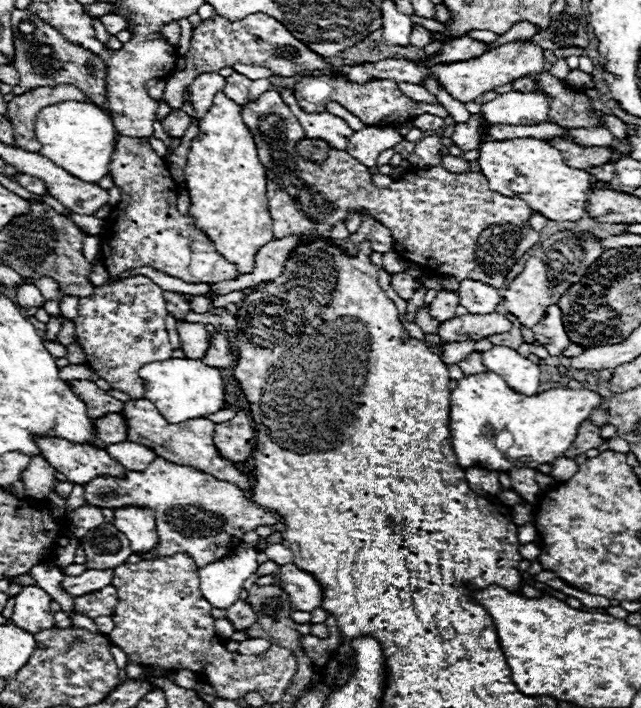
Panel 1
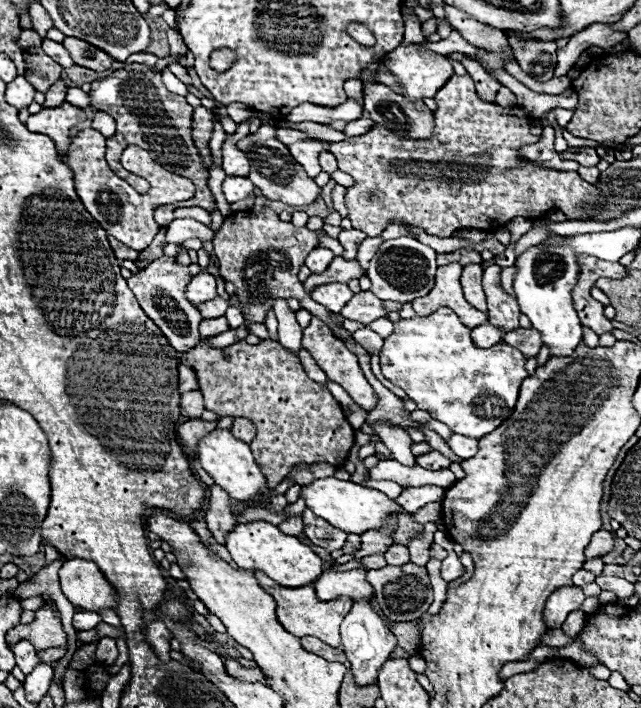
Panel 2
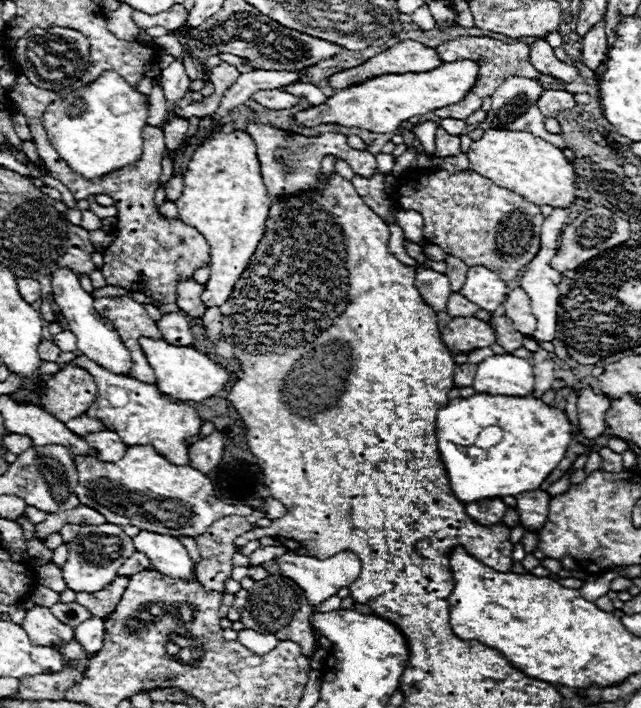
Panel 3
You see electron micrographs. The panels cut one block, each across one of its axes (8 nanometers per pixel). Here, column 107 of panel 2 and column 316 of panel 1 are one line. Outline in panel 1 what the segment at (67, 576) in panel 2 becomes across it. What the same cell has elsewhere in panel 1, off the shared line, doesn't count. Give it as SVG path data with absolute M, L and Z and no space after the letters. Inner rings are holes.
M294 562L280 566L280 580L286 592L290 592L290 600L296 610L312 612L322 604L322 586L312 574L304 572Z

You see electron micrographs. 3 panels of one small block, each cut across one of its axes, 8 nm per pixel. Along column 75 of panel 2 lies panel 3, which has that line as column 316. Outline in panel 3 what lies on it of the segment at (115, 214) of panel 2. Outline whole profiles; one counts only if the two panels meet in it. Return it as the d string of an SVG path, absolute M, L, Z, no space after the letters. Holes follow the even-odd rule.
M250 122L248 124L248 134L254 138L256 144L256 154L258 154L258 162L260 162L260 170L262 170L262 178L264 178L264 186L268 188L268 192L278 198L280 194L298 194L300 190L308 190L314 188L318 182L318 172L320 172L320 160L324 154L332 154L340 160L346 160L352 170L360 176L370 176L374 174L374 156L364 152L364 150L354 150L346 144L346 136L344 134L320 134L320 136L300 136L300 134L290 134L286 136L282 130L266 126L266 124L256 124Z

